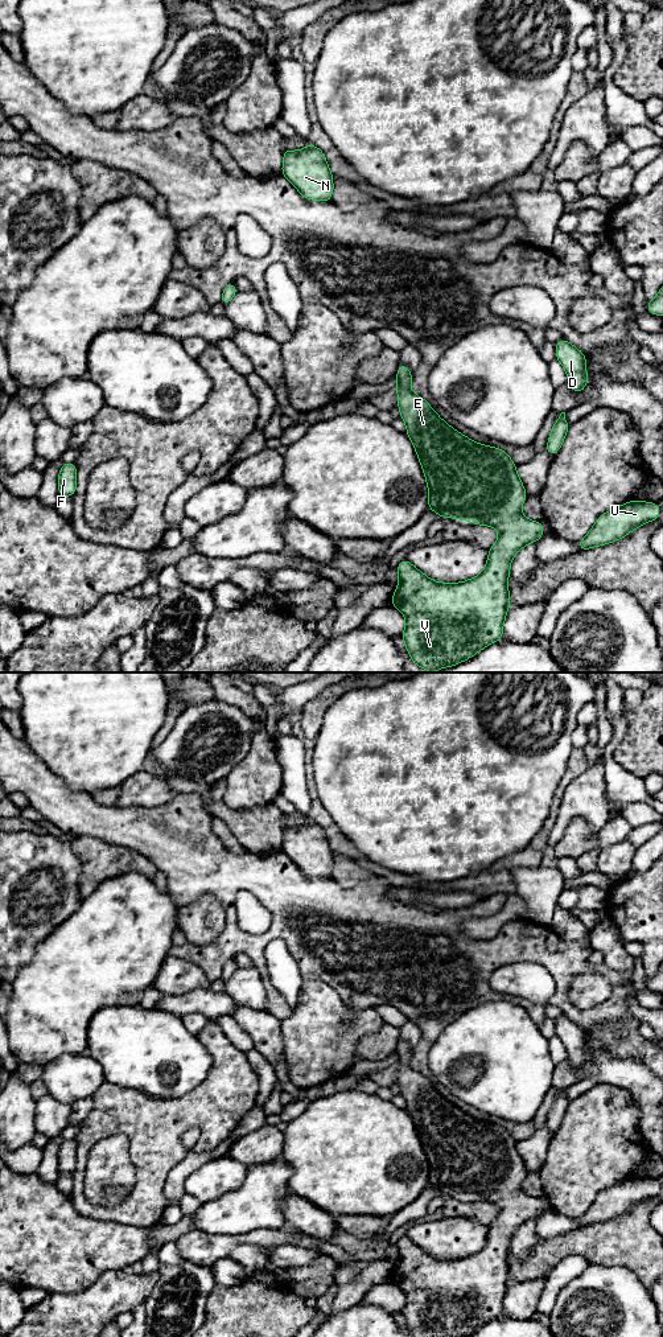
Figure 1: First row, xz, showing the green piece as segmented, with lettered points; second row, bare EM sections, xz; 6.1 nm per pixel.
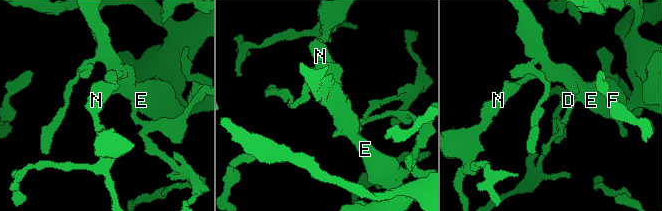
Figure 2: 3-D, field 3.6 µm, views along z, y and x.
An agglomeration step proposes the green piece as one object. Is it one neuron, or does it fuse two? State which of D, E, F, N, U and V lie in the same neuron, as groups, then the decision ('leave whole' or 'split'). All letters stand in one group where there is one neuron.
groups D E F N U V; leave whole

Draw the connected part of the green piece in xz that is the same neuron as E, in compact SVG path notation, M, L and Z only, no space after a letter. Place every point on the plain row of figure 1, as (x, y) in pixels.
M403 1040L398 1042L396 1056L398 1085L428 1160L429 1186L441 1194L470 1197L473 1201L491 1202L499 1208L498 1217L489 1225L485 1246L464 1259L436 1259L408 1235L396 1243L399 1262L391 1283L405 1293L405 1305L400 1313L411 1336L466 1337L502 1316L502 1304L511 1282L507 1263L511 1237L524 1222L540 1217L544 1204L538 1197L527 1196L520 1188L528 1172L510 1132L501 1124L475 1119L446 1101L428 1077L411 1067L412 1049Z

